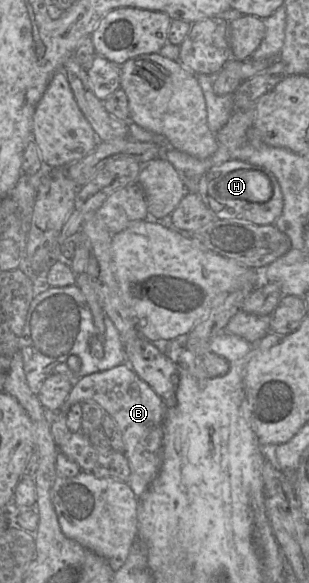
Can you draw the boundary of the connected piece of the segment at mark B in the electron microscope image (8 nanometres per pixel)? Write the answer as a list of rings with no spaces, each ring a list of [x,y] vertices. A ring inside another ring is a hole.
[[[128,362],[82,377],[65,402],[81,404],[87,400],[97,402],[116,421],[125,446],[124,455],[130,467],[128,484],[138,498],[143,497],[162,466],[163,424],[168,407]]]

